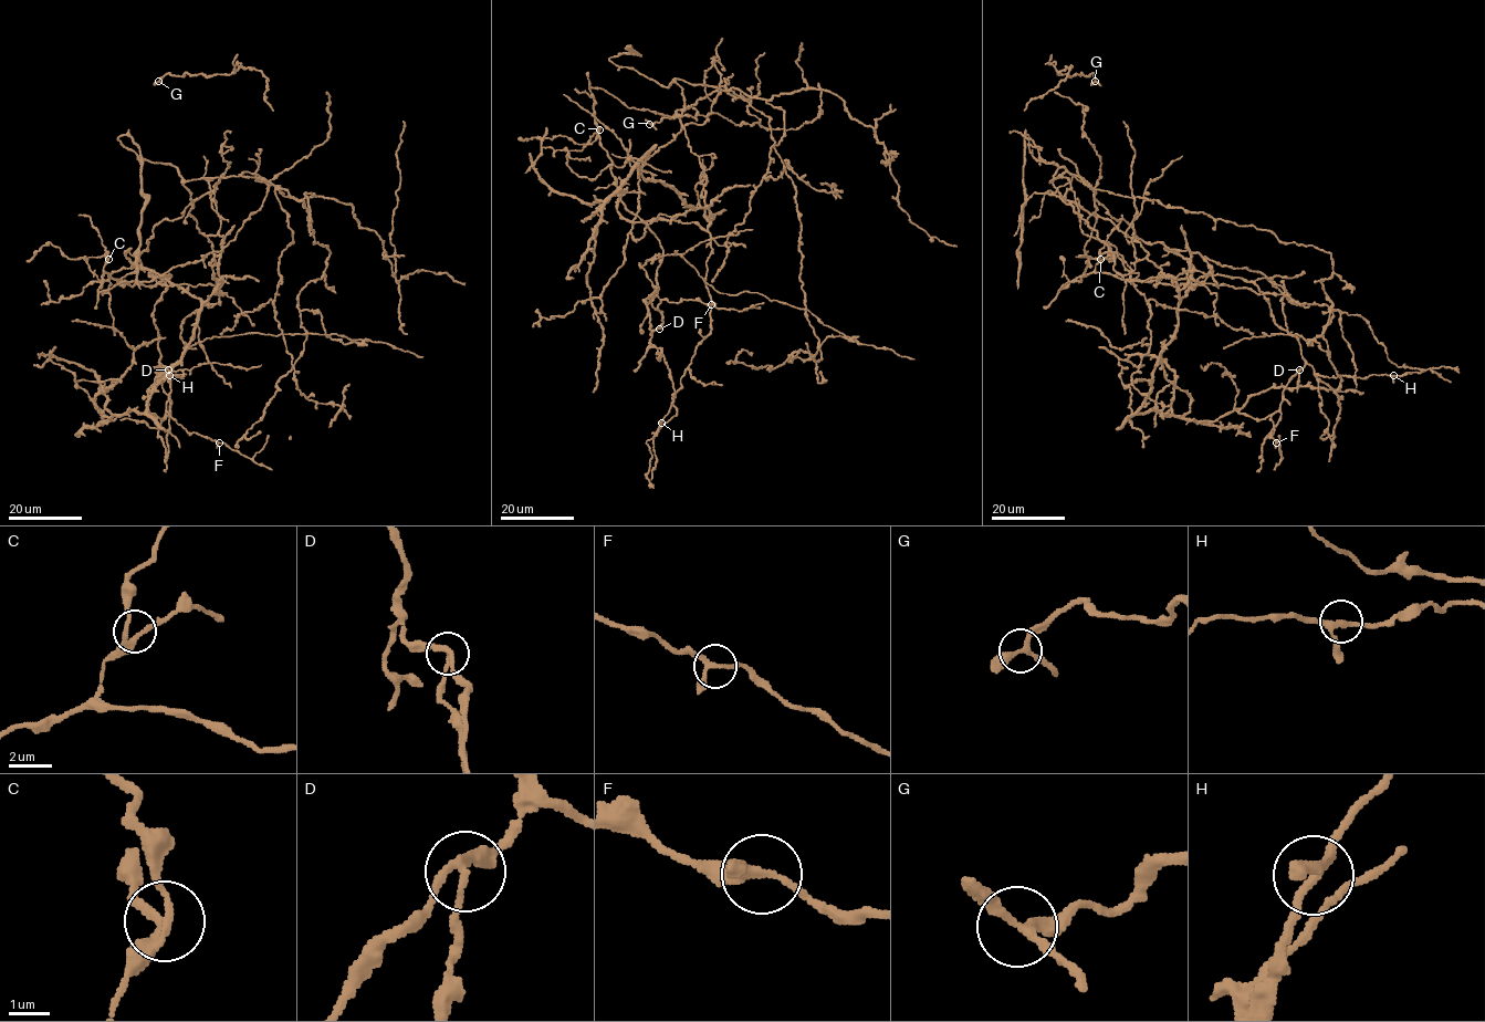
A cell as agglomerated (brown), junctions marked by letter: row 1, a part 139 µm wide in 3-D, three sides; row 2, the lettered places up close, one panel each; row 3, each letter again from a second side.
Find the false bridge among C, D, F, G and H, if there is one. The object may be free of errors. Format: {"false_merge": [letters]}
{"false_merge": ["D"]}

